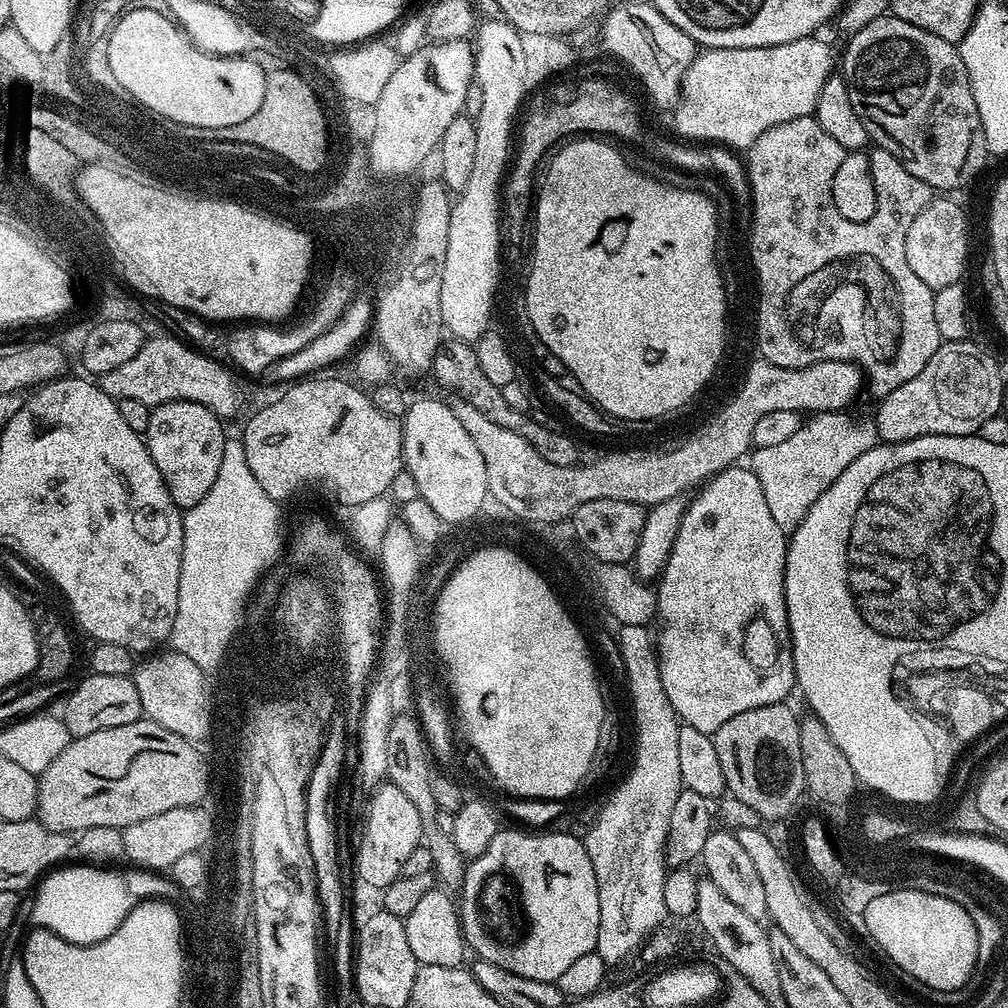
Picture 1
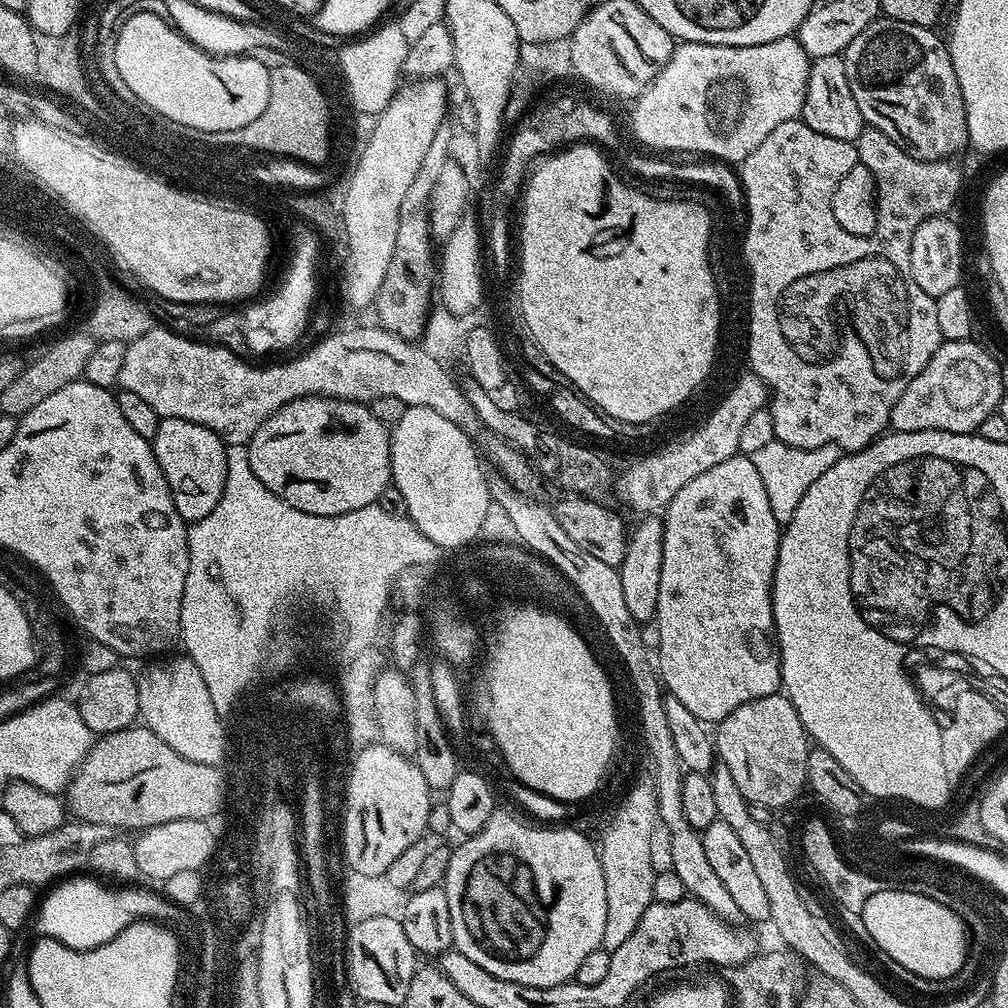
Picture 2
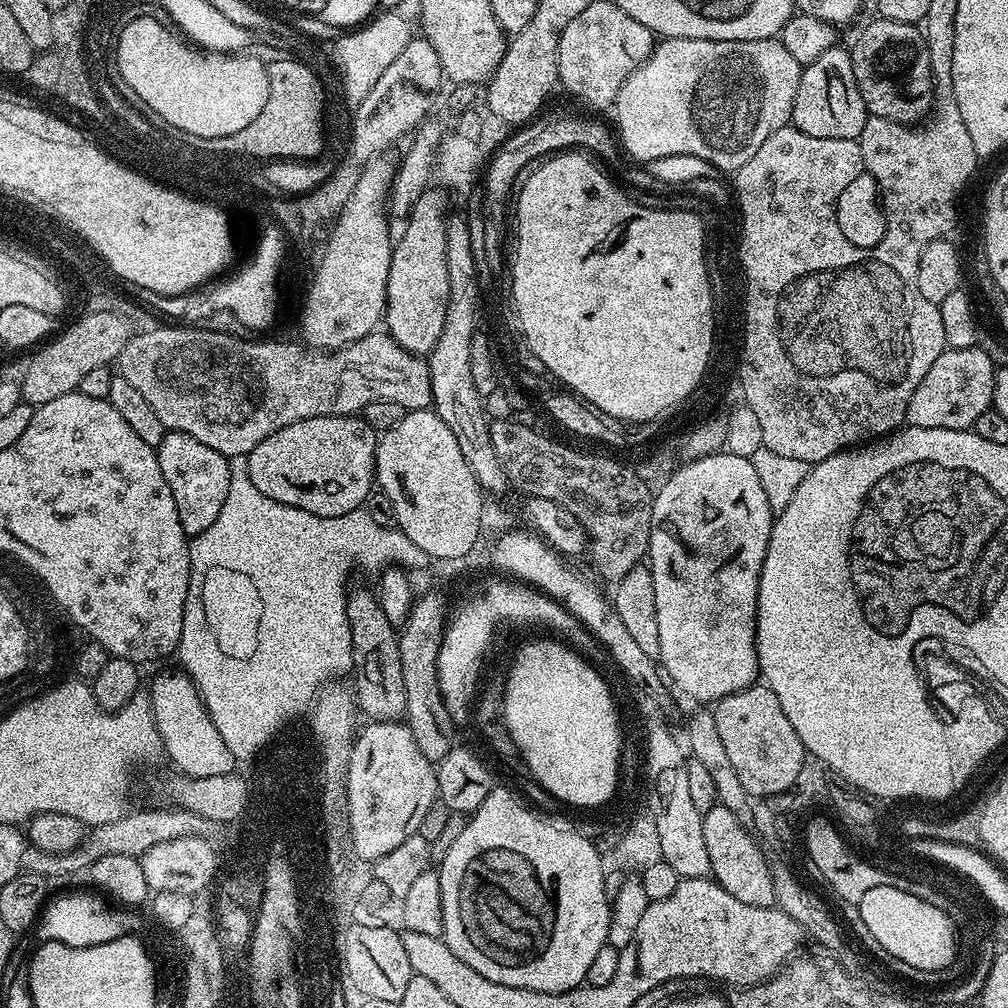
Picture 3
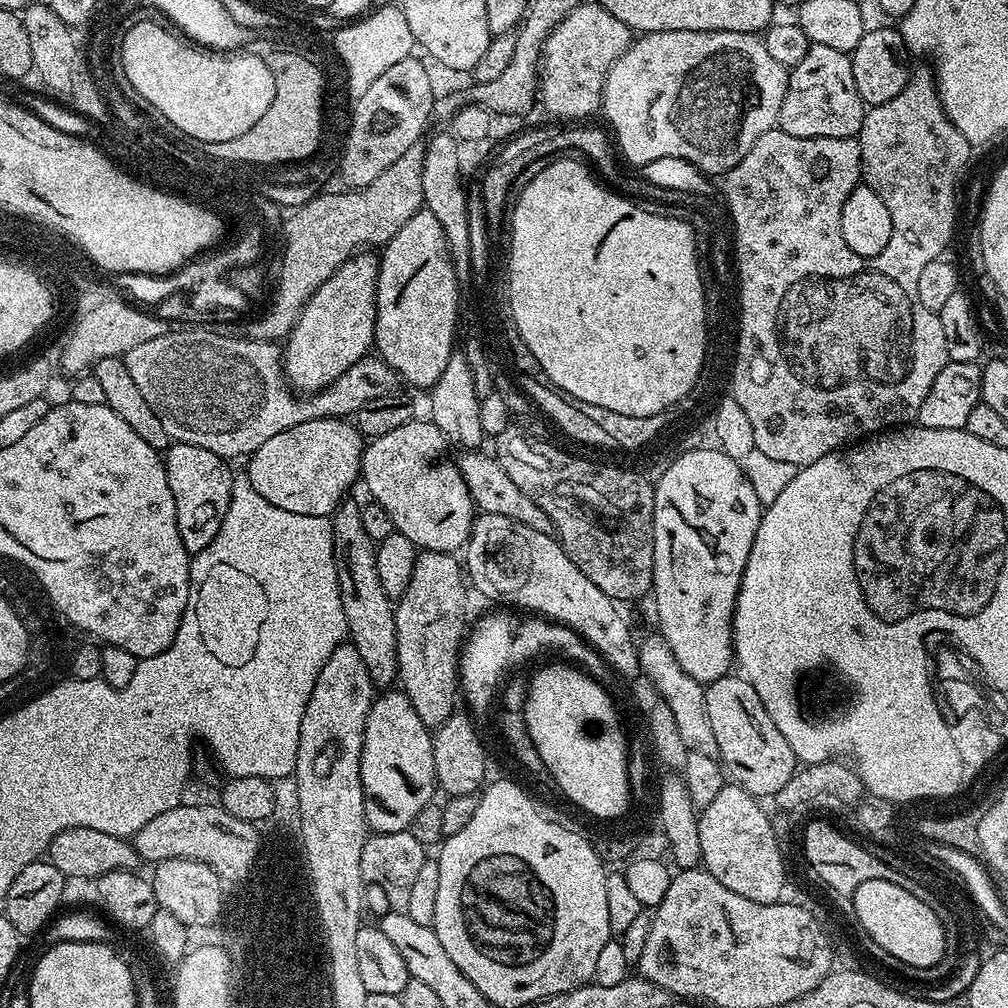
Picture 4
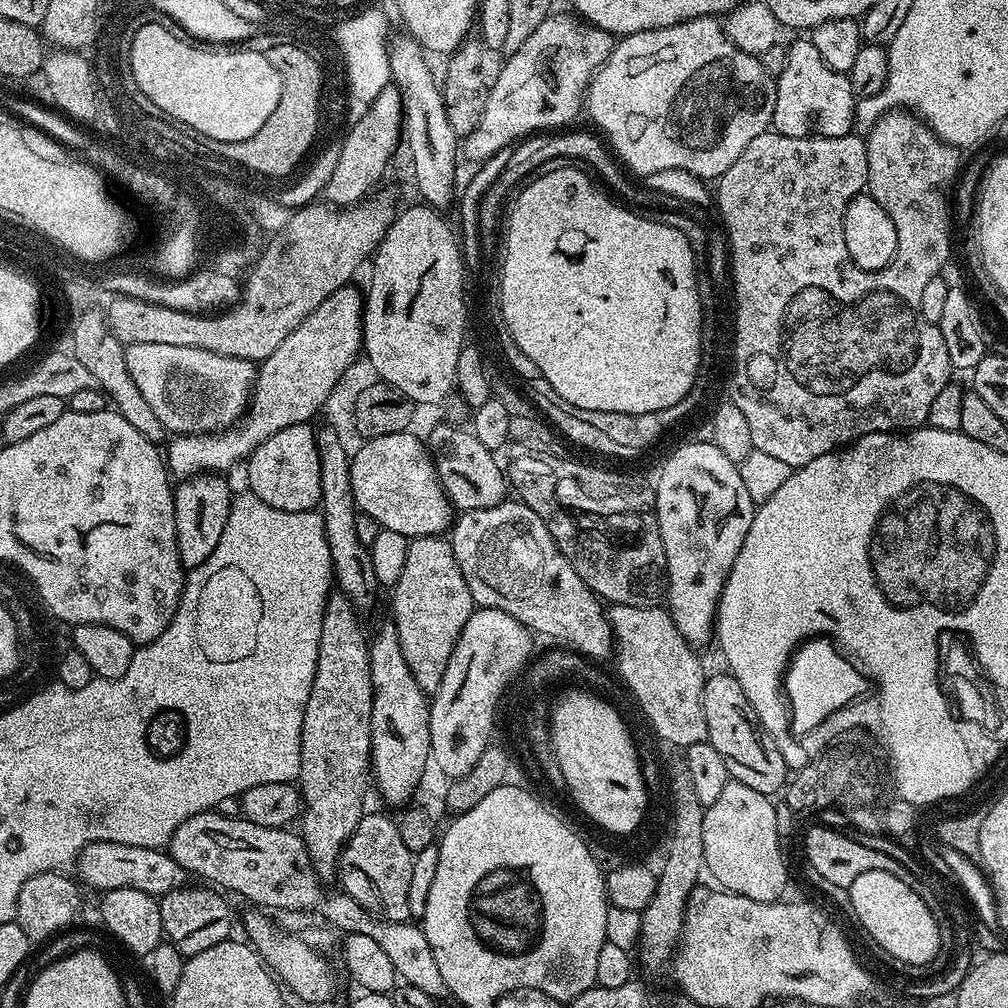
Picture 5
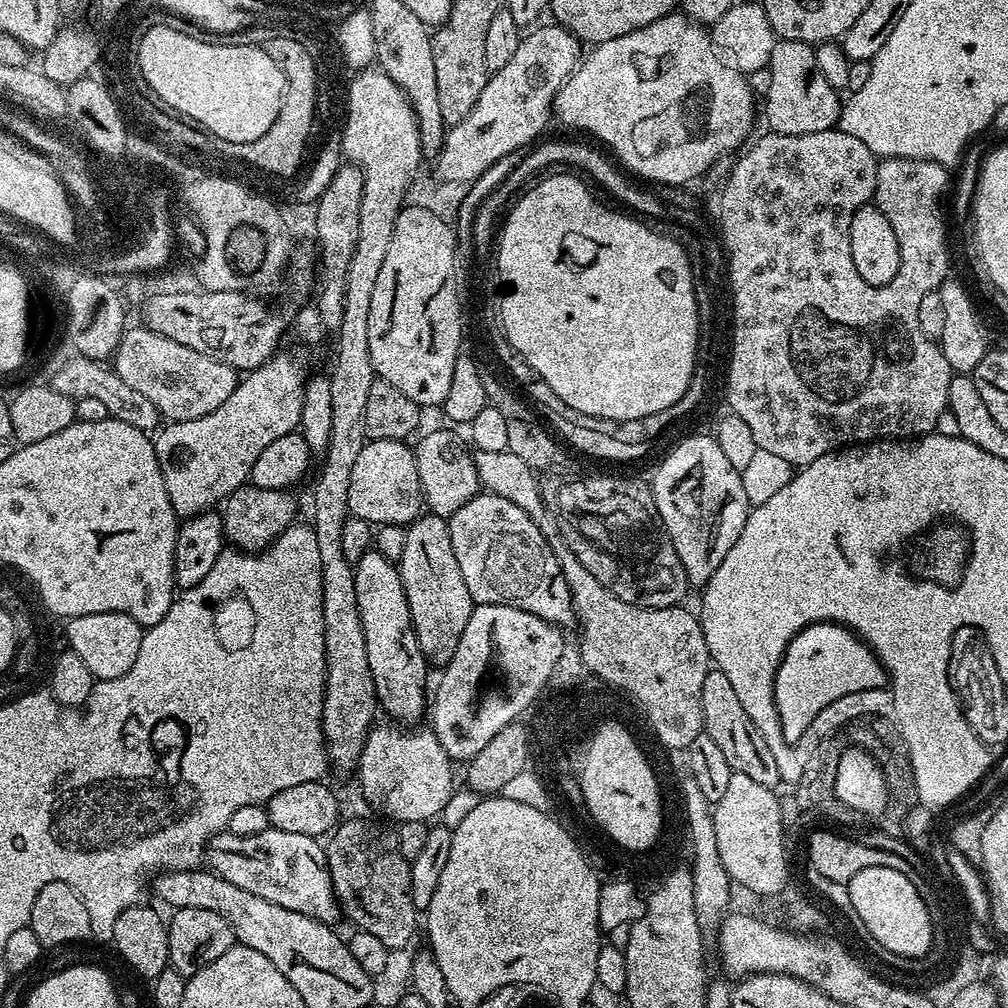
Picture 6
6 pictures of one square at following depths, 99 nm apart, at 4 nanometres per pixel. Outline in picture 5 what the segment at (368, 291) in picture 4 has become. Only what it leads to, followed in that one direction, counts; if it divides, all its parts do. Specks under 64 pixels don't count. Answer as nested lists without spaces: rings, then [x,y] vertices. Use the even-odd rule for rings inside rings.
[[[345,286],[334,290],[318,310],[314,310],[296,327],[259,365],[256,374],[256,386],[252,389],[252,399],[248,405],[247,412],[228,429],[227,432],[207,432],[201,436],[176,436],[173,444],[169,443],[166,448],[166,463],[168,471],[173,477],[184,478],[189,474],[224,474],[227,468],[232,468],[235,464],[243,465],[251,456],[252,452],[266,438],[278,434],[278,430],[286,430],[286,426],[295,424],[307,424],[313,418],[312,415],[327,402],[332,396],[332,391],[336,388],[336,383],[348,372],[348,367],[359,357],[364,343],[364,302],[365,297],[353,286]]]

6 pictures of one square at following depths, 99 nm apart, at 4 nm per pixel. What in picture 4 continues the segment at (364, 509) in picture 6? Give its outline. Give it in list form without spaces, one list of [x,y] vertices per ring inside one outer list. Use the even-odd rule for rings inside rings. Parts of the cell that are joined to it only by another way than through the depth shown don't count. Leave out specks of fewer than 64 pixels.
[[[413,418],[397,429],[390,430],[389,434],[377,436],[367,443],[361,460],[361,479],[370,492],[369,497],[388,512],[395,531],[405,534],[416,544],[417,549],[454,554],[467,545],[476,507],[459,469],[455,465],[444,464],[440,458],[447,446],[447,440],[435,423]]]

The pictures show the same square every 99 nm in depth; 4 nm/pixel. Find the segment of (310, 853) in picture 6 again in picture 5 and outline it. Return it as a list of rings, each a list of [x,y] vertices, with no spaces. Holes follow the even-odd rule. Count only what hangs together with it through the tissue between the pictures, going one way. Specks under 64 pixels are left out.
[[[215,810],[194,814],[194,818],[186,818],[178,830],[174,830],[172,841],[166,845],[166,851],[172,855],[174,862],[182,866],[193,877],[201,876],[201,881],[223,890],[225,893],[237,892],[248,900],[253,900],[253,905],[264,910],[281,908],[284,912],[312,912],[320,904],[320,912],[328,924],[333,924],[340,934],[366,934],[366,938],[374,938],[390,962],[394,962],[394,970],[397,977],[404,984],[414,986],[422,990],[422,994],[433,998],[444,996],[446,989],[442,980],[442,973],[438,970],[438,962],[434,962],[434,950],[430,950],[430,942],[426,942],[426,934],[423,927],[416,922],[394,922],[385,920],[382,916],[366,910],[355,898],[343,890],[335,890],[329,896],[324,896],[322,877],[316,873],[316,867],[312,864],[310,854],[304,845],[303,835],[292,833],[288,828],[267,828],[258,826],[254,822],[243,819],[240,816],[226,817]]]

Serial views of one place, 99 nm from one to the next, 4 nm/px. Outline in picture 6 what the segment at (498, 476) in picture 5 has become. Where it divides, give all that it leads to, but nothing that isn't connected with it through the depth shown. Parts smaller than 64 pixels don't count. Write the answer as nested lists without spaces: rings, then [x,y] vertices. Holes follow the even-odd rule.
[[[436,428],[433,432],[426,433],[417,444],[414,444],[423,503],[427,511],[435,516],[447,518],[454,515],[459,508],[466,506],[466,502],[470,502],[470,498],[479,496],[482,491],[475,455],[465,441],[464,444],[444,428]]]

